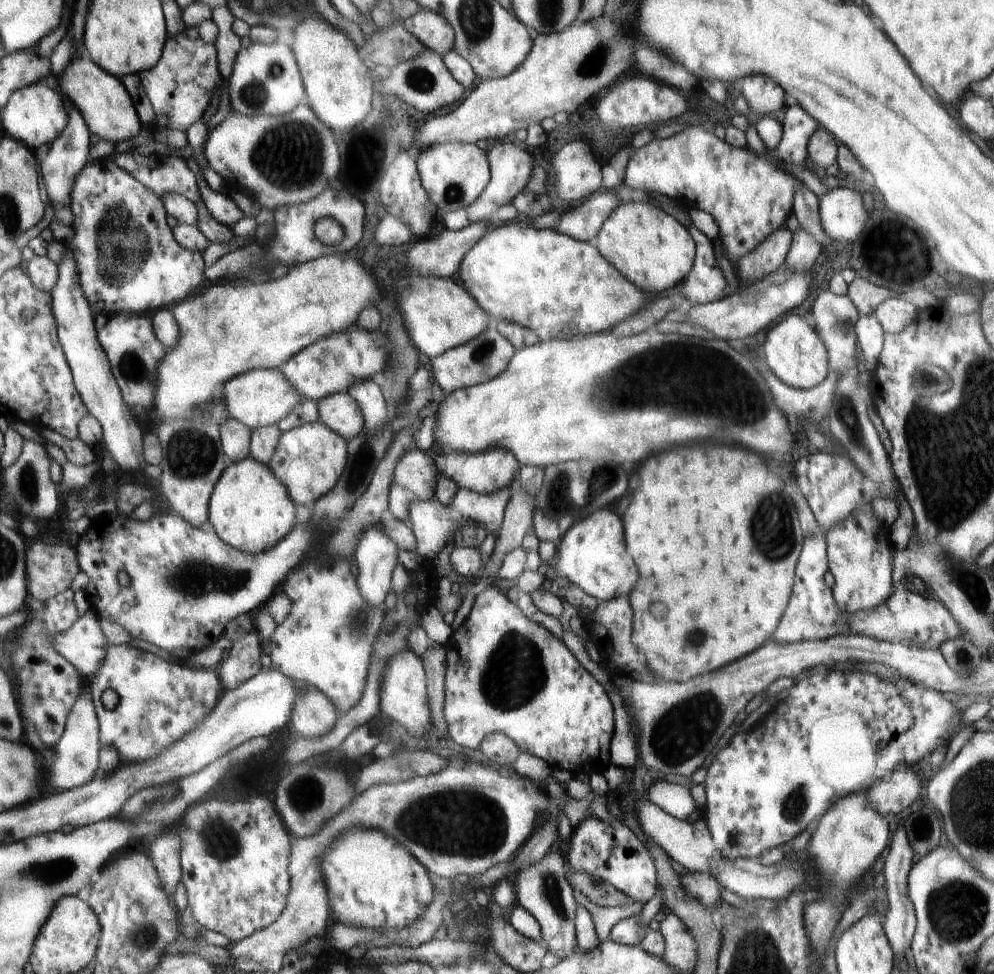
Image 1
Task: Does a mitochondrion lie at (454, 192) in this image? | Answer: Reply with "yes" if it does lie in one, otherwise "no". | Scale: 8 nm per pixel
yes

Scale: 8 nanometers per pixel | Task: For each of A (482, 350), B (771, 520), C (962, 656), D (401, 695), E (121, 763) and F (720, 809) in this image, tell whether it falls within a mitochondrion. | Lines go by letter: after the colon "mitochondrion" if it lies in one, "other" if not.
A: mitochondrion
B: mitochondrion
C: mitochondrion
D: other
E: other
F: other

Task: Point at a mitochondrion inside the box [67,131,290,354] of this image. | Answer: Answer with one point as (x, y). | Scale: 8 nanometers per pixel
(123, 246)

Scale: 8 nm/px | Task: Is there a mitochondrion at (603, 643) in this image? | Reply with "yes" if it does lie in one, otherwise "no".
no

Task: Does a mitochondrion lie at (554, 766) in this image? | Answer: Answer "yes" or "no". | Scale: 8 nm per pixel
no

